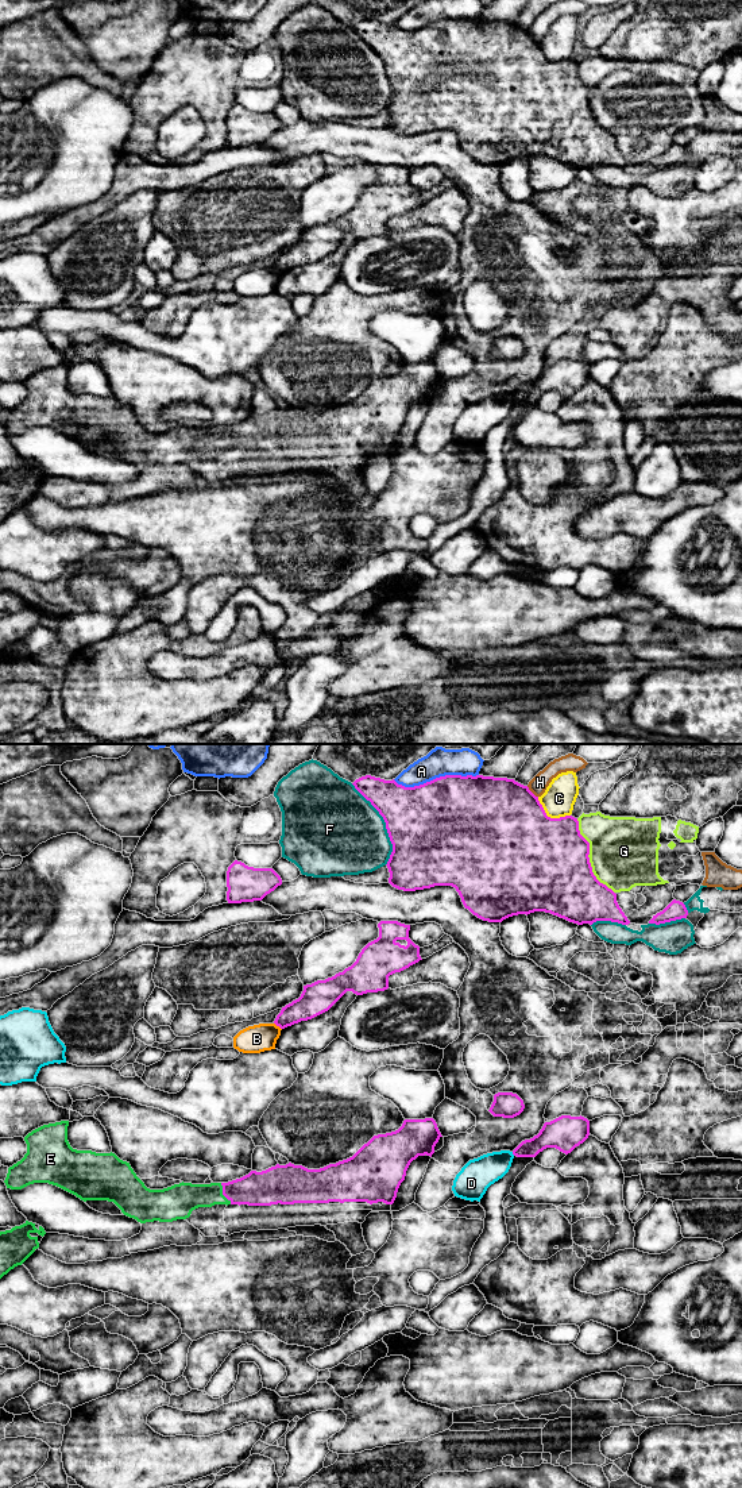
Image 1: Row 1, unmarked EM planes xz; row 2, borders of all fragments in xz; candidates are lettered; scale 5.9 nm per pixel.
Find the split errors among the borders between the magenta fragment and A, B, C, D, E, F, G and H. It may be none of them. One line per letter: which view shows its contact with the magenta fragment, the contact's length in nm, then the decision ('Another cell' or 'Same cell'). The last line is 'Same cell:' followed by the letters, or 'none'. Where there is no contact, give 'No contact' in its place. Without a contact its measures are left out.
A: Touches magenta in xz. Shared border 500 nm. Another cell
B: Touches magenta in xz. Shared border 60 nm. Another cell
C: Touches magenta in xz. Shared border 240 nm. Another cell
D: Touches magenta in xz. Shared border 30 nm. Another cell
E: Touches magenta in xz. Shared border 140 nm. Same cell
F: Touches magenta in xz. Shared border 550 nm. Another cell
G: Touches magenta in xz. Shared border 500 nm. Another cell
H: Touches magenta in xz. Shared border 100 nm. Another cell
Same cell: E

